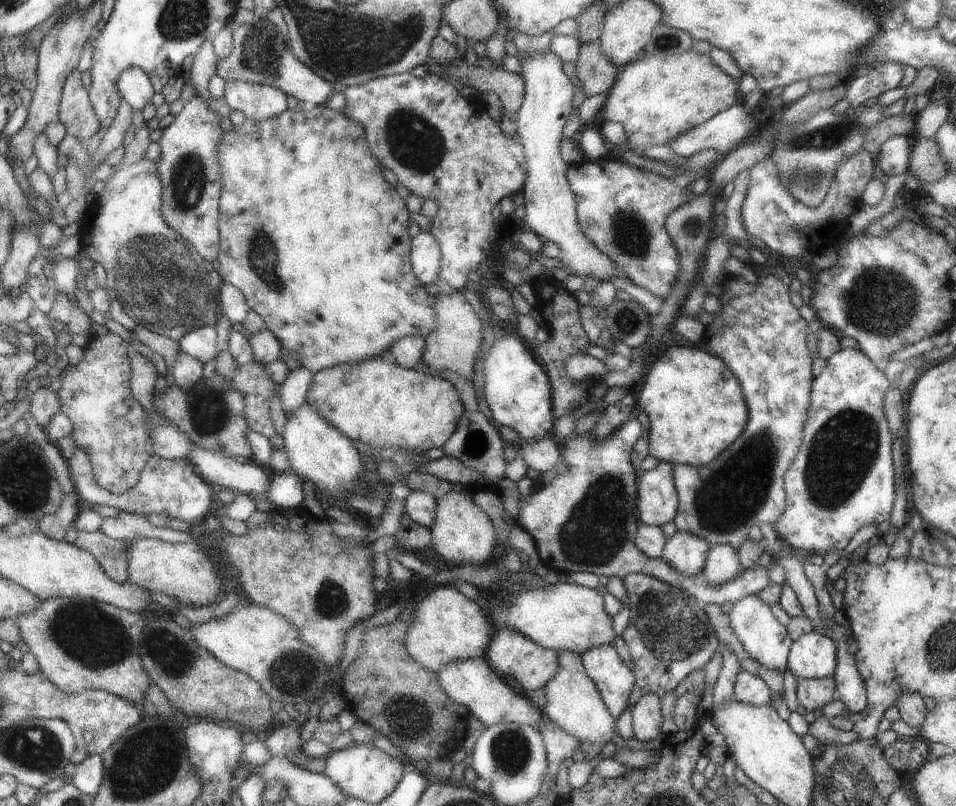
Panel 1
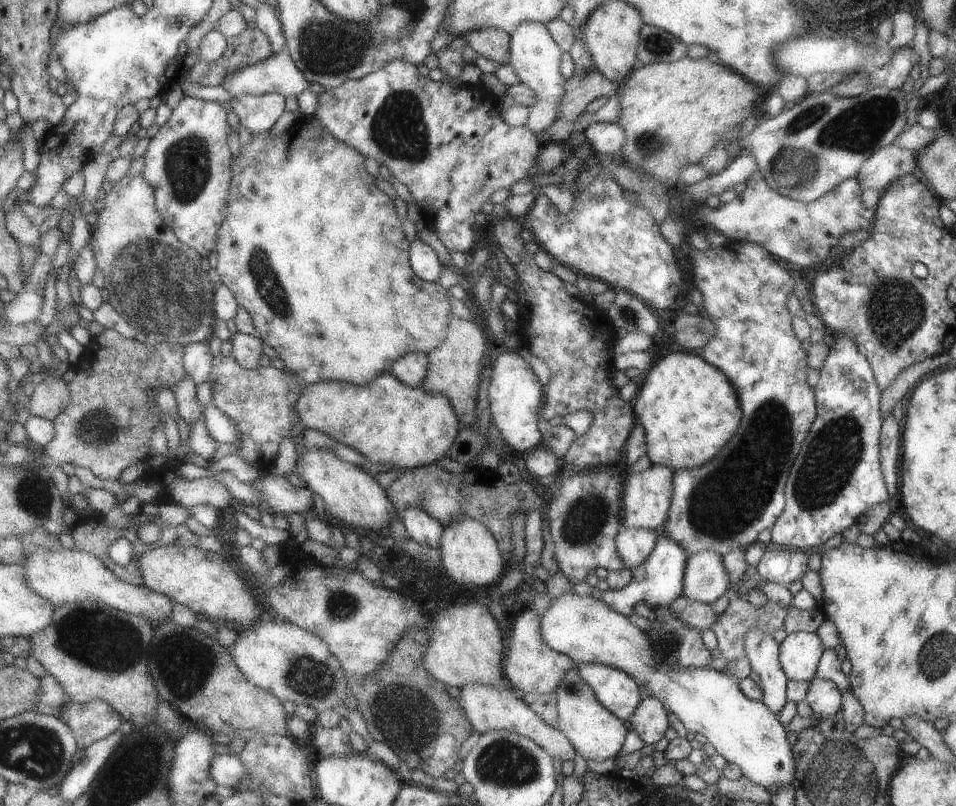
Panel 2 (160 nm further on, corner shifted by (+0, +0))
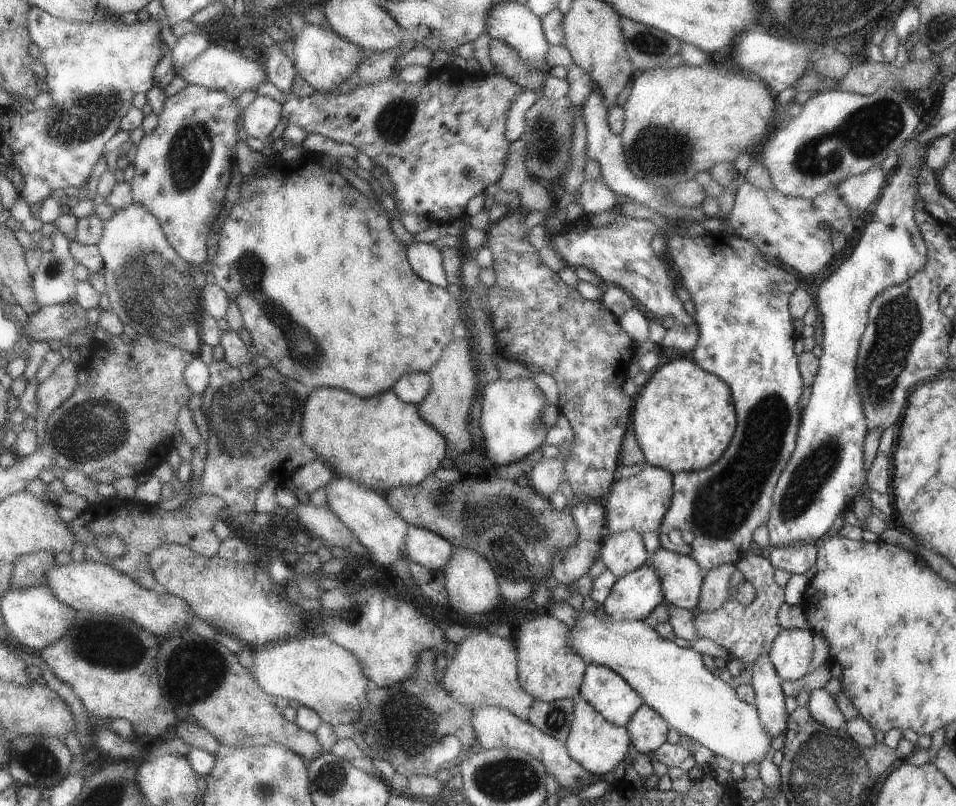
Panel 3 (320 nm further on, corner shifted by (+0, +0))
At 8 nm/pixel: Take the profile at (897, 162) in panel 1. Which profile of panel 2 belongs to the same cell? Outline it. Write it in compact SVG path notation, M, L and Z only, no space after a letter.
M892 143L867 158L855 179L863 192L874 188L882 194L893 180L903 175L912 175L918 182L923 180L917 167L916 155Z

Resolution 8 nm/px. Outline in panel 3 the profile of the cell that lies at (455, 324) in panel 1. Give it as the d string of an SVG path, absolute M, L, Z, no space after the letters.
M454 339L454 342L445 348L444 354L429 375L431 387L428 396L417 408L420 410L421 417L445 437L448 445L445 463L450 465L472 450L472 436L468 430L468 412L472 406L472 398L476 394L476 370L472 364L472 352L468 348L468 340Z

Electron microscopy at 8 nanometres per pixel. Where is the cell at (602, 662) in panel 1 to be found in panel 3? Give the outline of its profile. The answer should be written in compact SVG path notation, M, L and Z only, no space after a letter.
M601 664L586 667L579 694L608 722L625 727L643 704L642 697L611 668Z

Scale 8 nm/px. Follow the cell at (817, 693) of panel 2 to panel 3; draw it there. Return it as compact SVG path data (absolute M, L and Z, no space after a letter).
M816 689L811 692L807 709L812 718L832 730L847 730L847 720L844 718L836 701L825 689Z

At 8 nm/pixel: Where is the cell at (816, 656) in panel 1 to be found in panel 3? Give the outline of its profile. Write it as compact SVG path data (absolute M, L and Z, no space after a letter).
M783 629L775 636L769 652L774 670L783 681L801 679L812 662L813 634L808 629Z

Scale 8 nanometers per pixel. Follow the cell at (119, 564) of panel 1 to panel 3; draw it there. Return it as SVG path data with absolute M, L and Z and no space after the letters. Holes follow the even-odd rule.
M203 493L199 497L189 497L177 509L167 511L157 504L149 505L134 498L130 501L116 499L113 502L101 500L98 505L89 505L73 523L77 527L75 535L83 545L85 559L103 565L109 565L121 573L133 578L139 585L154 592L163 592L162 585L154 576L150 565L150 554L163 544L176 543L193 549L205 557L219 554L220 540L216 536L214 523L220 512L227 513L226 504L218 496ZM102 533L120 535L127 546L127 553L122 558L110 558L103 555L96 545Z

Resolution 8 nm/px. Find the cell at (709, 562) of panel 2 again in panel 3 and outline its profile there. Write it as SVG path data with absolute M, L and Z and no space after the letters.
M661 548L644 565L652 567L658 575L666 602L686 610L697 607L707 572L689 556Z

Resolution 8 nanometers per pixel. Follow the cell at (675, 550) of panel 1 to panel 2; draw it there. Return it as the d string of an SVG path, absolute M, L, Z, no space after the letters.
M660 536L650 556L638 568L631 570L630 582L621 589L606 589L601 601L627 617L634 613L634 606L638 603L644 603L651 609L668 609L671 602L681 595L687 555L670 537Z

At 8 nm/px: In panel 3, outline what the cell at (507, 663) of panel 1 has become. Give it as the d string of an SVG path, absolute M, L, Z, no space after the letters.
M549 613L536 614L526 620L518 636L519 680L521 687L535 701L551 703L578 696L586 661L569 645L569 627Z

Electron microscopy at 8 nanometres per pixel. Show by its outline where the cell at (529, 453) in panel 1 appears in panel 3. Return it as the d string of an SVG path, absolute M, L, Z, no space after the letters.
M559 457L543 458L527 475L529 485L545 499L550 500L554 492L565 480L565 459Z

